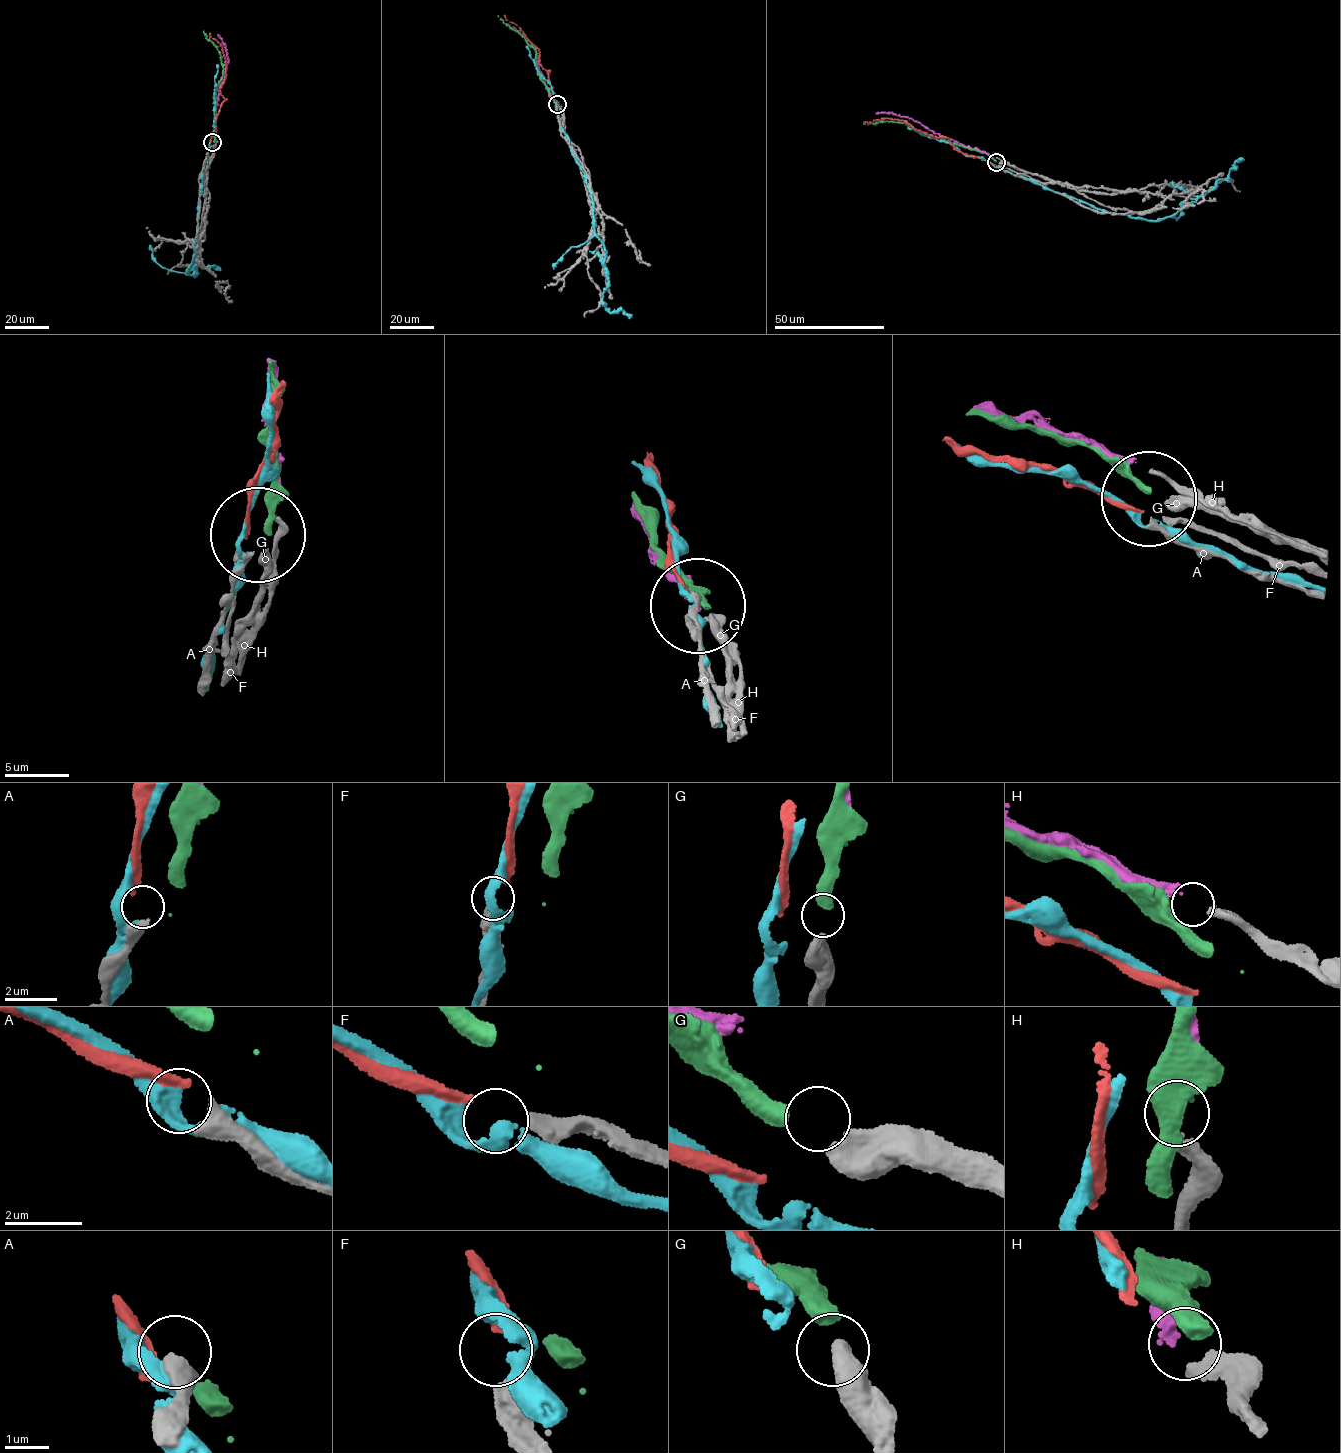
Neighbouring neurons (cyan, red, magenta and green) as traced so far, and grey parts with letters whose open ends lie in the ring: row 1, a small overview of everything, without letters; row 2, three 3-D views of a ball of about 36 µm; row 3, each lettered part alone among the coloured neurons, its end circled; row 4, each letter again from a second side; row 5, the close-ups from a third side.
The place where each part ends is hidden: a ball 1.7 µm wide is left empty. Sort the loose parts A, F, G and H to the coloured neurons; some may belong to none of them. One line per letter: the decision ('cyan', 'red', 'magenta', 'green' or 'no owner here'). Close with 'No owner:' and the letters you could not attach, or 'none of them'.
A: no owner here
F: red
G: green
H: magenta
No owner: A

